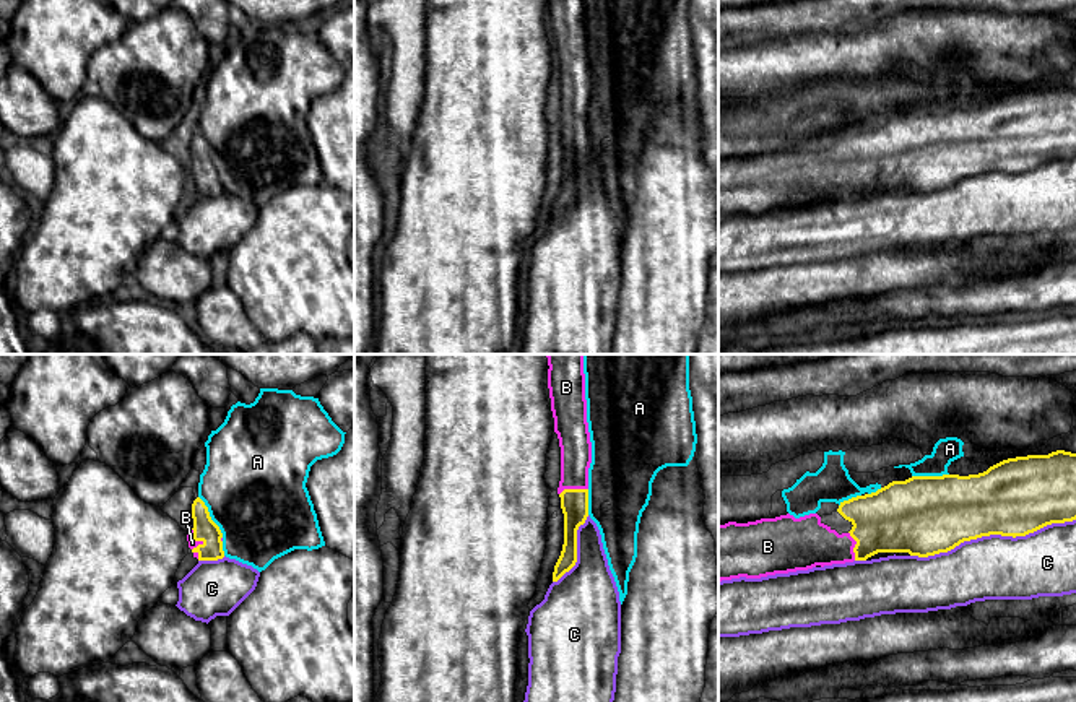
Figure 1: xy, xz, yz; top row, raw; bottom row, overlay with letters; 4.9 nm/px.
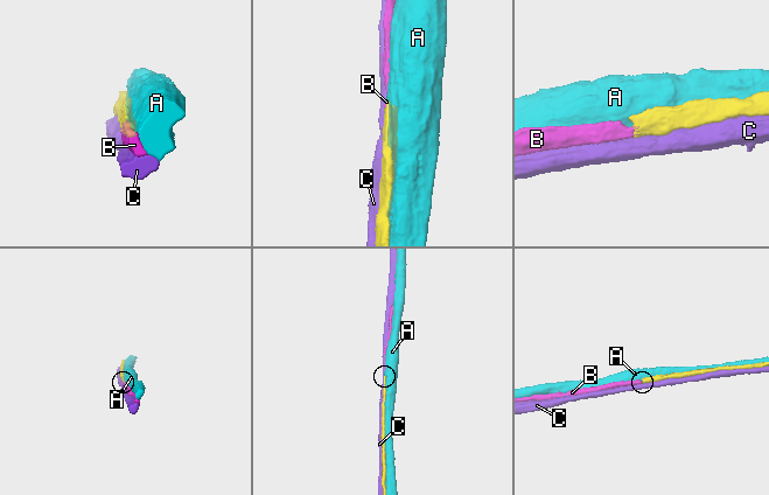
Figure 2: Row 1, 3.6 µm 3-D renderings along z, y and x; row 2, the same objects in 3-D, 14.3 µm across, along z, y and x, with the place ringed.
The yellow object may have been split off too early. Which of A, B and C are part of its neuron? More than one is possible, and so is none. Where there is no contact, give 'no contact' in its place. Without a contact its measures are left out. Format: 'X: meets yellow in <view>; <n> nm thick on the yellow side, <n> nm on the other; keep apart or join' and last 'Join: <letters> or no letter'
A: meets yellow in xy; 120 nm thick on the yellow side, 480 nm on the other; keep apart
B: meets yellow in xz; 140 nm thick on the yellow side, 160 nm on the other; join
C: meets yellow in yz; 380 nm thick on the yellow side, 320 nm on the other; keep apart
Join: B

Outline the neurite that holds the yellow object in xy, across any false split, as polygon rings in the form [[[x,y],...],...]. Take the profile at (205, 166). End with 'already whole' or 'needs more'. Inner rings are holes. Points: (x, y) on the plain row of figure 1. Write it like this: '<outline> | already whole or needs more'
[[[197,133],[192,140],[193,164],[187,169],[189,184],[198,197],[218,197],[224,193],[223,169],[211,156],[208,143]]] | needs more

